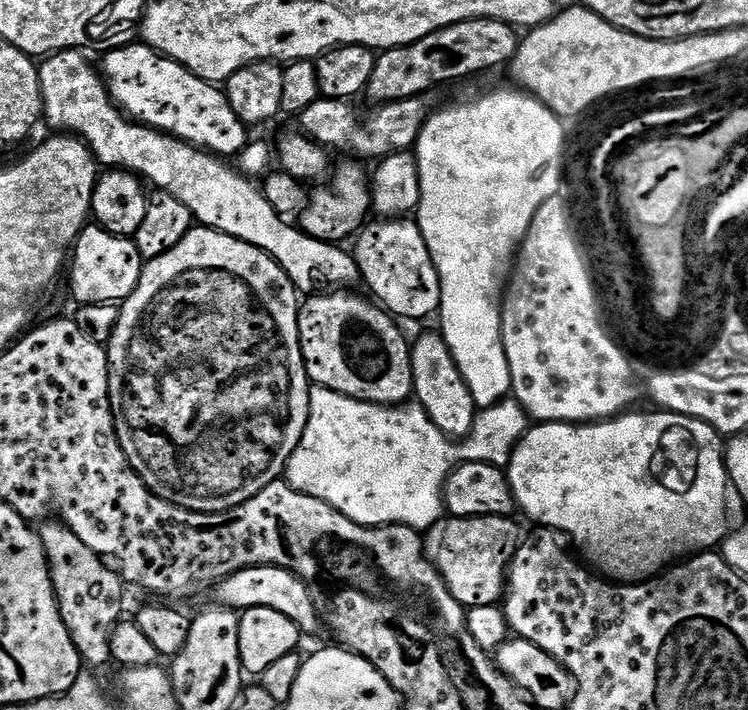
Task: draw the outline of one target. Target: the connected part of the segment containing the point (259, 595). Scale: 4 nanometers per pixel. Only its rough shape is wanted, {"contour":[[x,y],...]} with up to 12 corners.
{"contour":[[243,568],[219,581],[217,605],[278,610],[321,631],[307,586],[285,568]]}

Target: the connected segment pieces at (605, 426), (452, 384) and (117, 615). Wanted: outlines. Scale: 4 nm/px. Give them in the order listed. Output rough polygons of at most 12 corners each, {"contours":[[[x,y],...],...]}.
{"contours":[[[629,410],[537,423],[517,509],[601,577],[650,580],[726,535],[726,444]],[[439,331],[410,344],[412,390],[447,436],[477,406]],[[62,522],[41,523],[62,622],[111,665],[125,585]]]}

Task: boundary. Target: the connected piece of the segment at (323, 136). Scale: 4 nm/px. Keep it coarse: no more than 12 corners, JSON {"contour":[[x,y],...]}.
{"contour":[[427,95],[359,116],[319,98],[299,131],[361,161],[415,149]]}

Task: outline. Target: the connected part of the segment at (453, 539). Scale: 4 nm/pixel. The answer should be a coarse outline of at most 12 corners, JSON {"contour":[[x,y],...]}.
{"contour":[[507,516],[427,529],[424,554],[465,610],[506,591]]}

